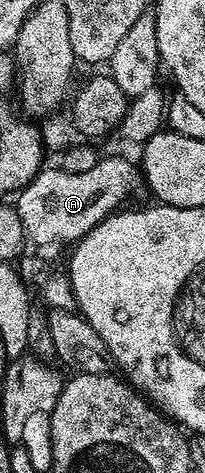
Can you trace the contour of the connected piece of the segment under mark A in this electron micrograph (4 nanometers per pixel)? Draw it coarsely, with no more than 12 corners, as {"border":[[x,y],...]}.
{"border":[[104,155],[81,174],[44,167],[17,192],[28,241],[78,242],[141,172]]}

